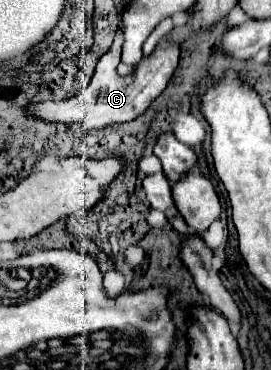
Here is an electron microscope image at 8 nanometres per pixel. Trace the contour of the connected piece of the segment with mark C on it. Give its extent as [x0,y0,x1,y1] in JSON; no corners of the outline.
[28,23,180,127]

